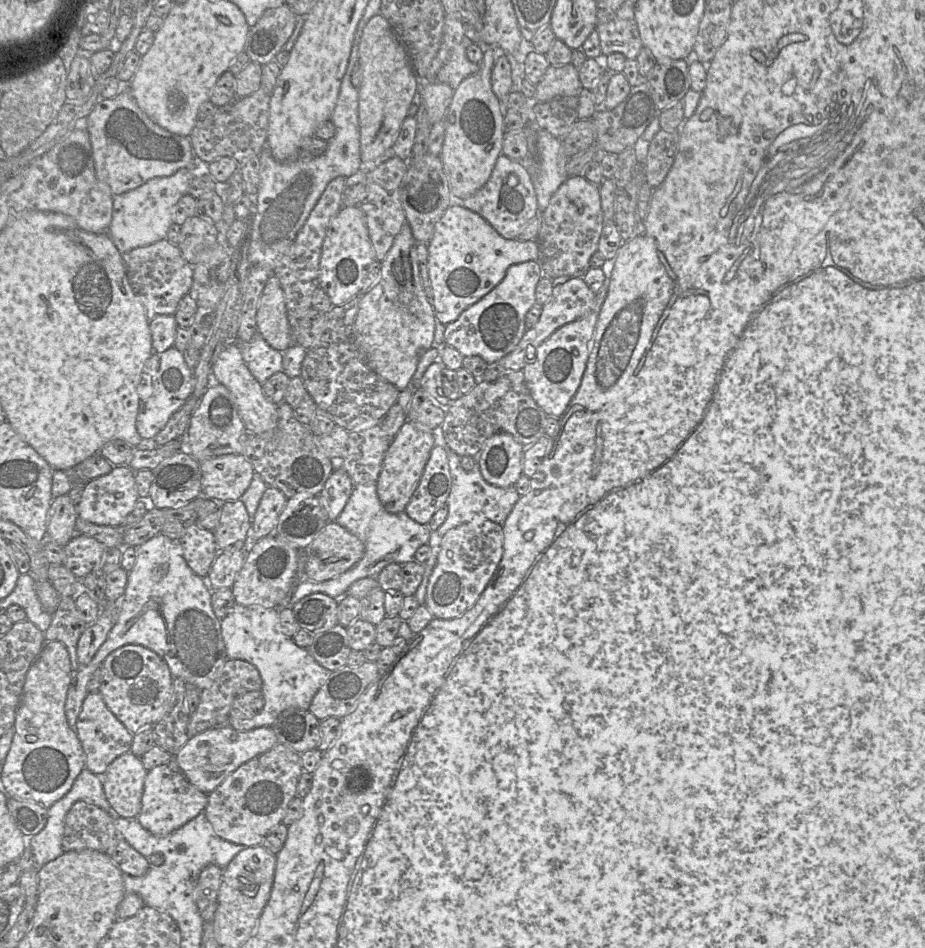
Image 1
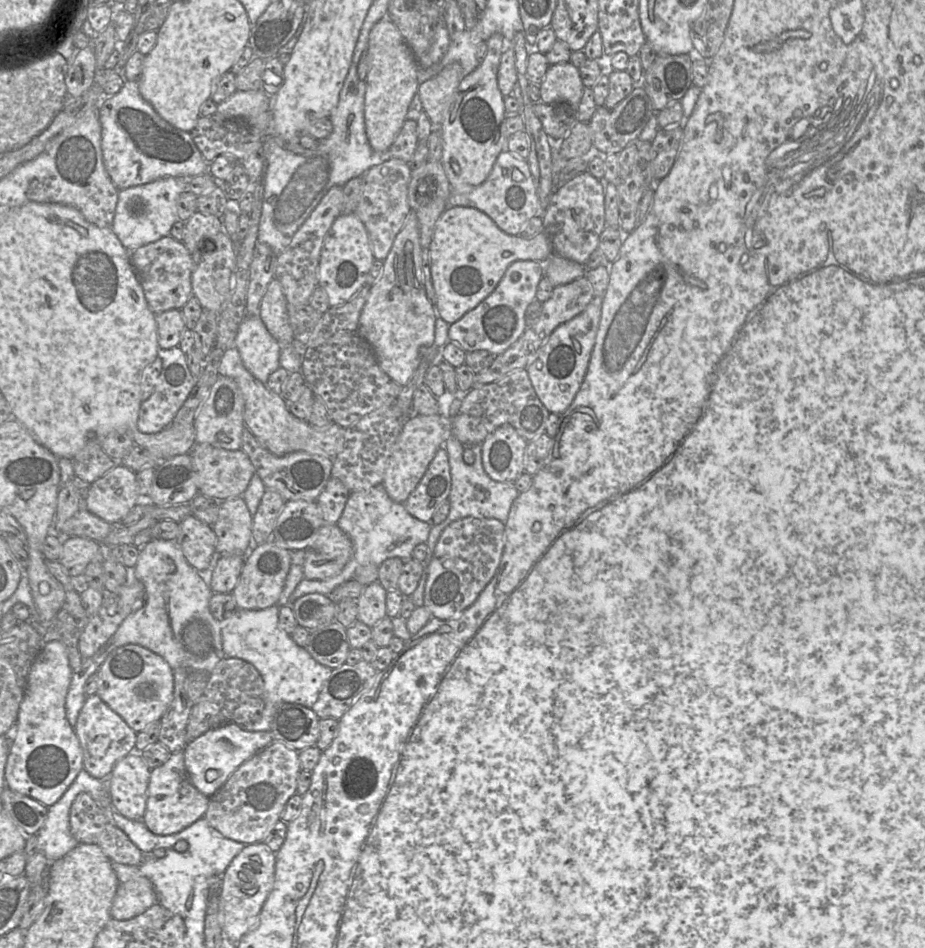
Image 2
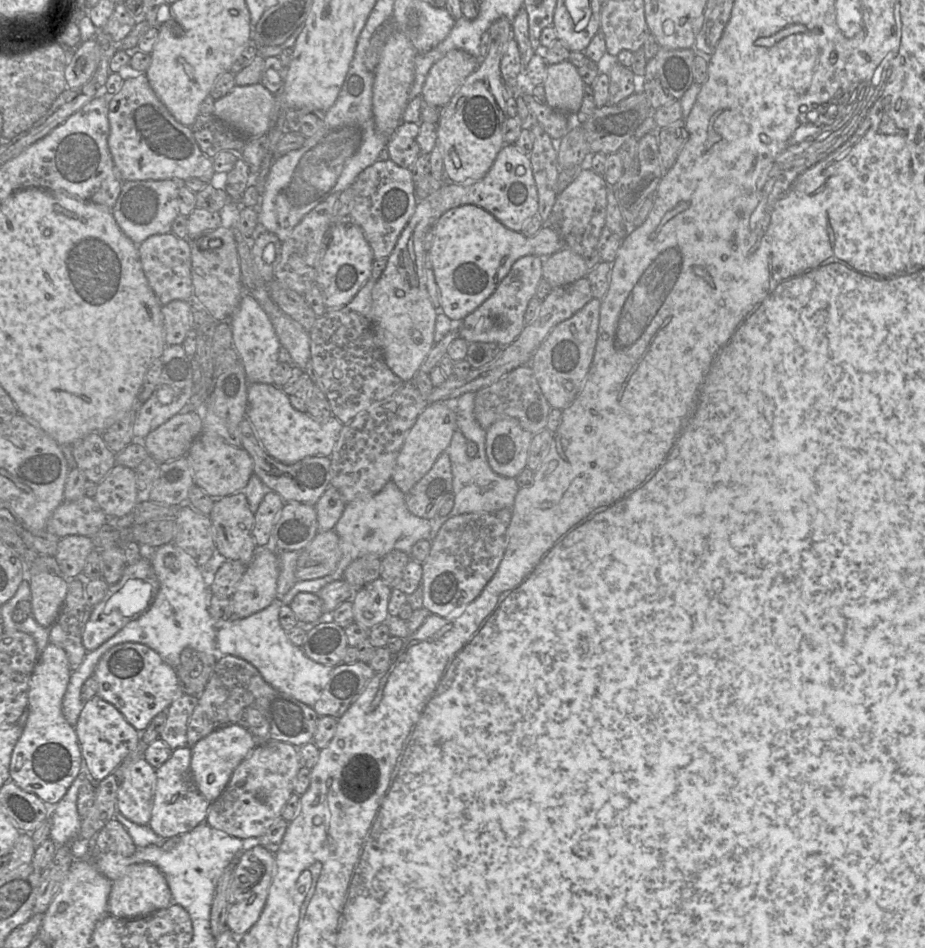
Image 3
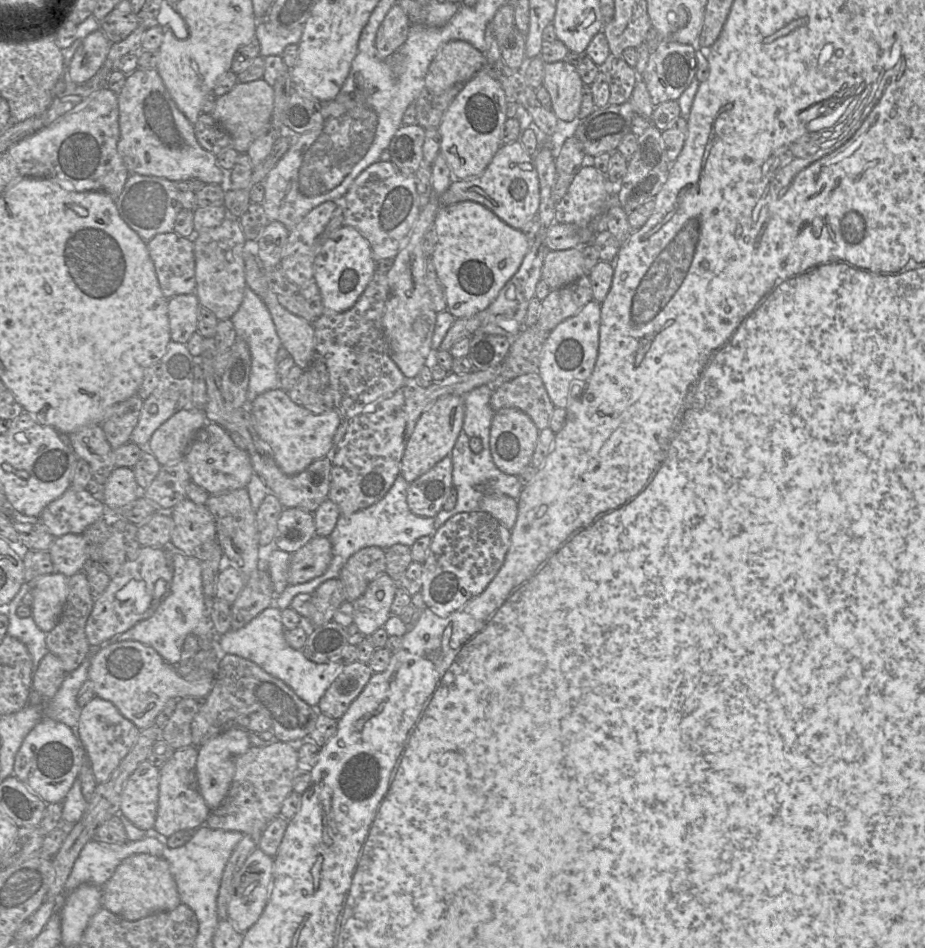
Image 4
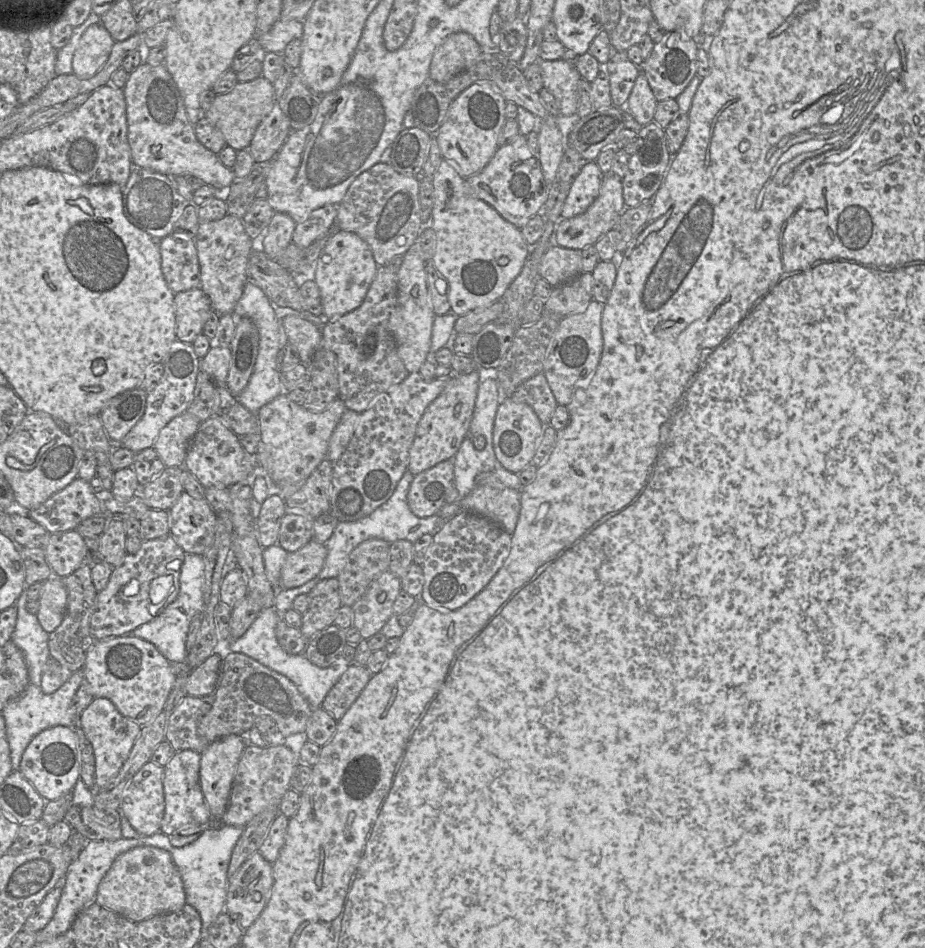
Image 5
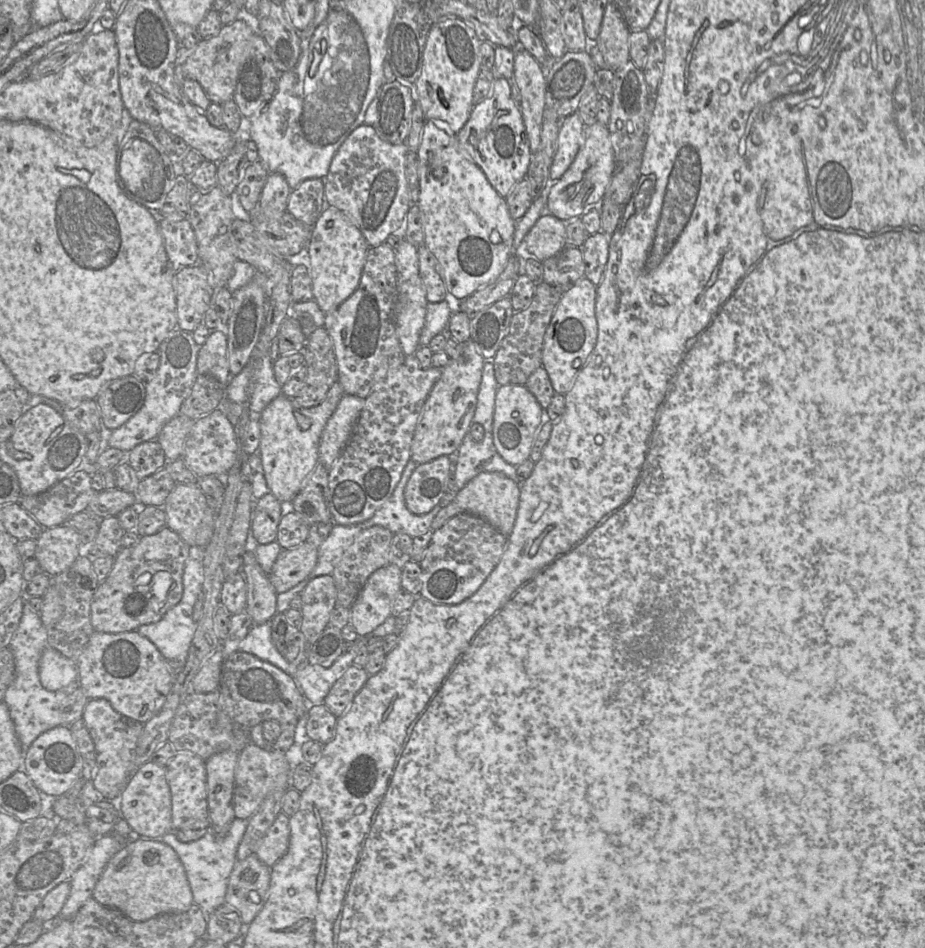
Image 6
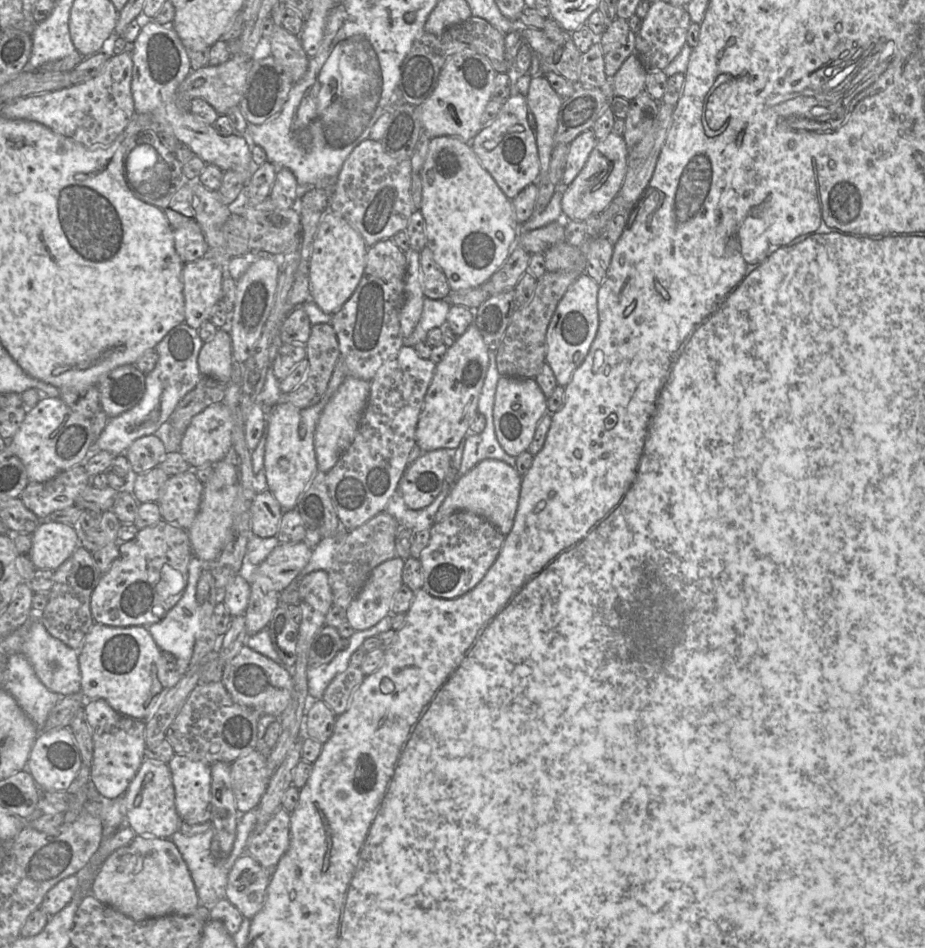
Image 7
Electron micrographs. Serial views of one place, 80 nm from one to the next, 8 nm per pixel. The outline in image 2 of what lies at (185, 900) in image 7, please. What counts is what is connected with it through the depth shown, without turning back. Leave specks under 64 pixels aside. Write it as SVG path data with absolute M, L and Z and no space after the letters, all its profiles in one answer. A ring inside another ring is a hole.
M137 877L120 883L111 906L111 917L115 920L128 920L145 912L158 903L158 896L146 877Z

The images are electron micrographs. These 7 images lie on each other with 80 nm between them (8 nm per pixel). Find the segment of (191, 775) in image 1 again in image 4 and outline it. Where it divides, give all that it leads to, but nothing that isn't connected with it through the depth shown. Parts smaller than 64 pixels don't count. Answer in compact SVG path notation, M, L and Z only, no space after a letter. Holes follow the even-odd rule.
M233 728L210 739L198 748L196 772L201 795L209 808L215 809L224 801L233 781L236 761L252 746L249 731Z

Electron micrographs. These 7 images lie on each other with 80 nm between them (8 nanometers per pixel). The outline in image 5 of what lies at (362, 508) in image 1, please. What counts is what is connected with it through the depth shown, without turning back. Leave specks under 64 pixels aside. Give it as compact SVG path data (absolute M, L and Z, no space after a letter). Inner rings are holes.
M407 470L400 479L389 500L379 506L370 515L357 521L339 521L334 533L326 543L327 557L320 573L300 587L278 590L274 599L274 608L276 611L280 614L285 613L287 610L292 609L293 601L298 595L308 594L316 584L324 579L337 578L350 553L360 543L368 539L377 538L385 540L388 543L393 543L397 540L407 540L414 543L425 534L434 534L438 525L443 523L440 516L435 514L427 518L417 517L412 513L408 505L408 492L414 477L415 476Z

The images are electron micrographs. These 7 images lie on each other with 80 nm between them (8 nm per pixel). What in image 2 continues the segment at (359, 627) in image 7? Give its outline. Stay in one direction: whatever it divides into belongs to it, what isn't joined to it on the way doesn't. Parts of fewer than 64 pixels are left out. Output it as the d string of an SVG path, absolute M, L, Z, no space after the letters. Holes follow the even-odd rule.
M379 582L372 583L364 588L357 599L358 620L373 628L386 615L387 591Z

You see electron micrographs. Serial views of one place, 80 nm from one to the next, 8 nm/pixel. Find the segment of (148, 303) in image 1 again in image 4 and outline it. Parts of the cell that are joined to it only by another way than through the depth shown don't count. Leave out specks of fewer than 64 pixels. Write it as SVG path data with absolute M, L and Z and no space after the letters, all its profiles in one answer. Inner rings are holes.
M175 232L155 235L147 242L163 295L170 299L196 290L194 242Z

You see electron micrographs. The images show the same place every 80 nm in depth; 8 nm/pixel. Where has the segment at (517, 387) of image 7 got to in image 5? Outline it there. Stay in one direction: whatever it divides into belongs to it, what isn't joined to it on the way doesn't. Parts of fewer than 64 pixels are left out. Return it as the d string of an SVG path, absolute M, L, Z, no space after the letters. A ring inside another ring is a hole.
M503 397L495 417L493 447L496 458L506 470L518 474L532 463L544 426L528 404Z

